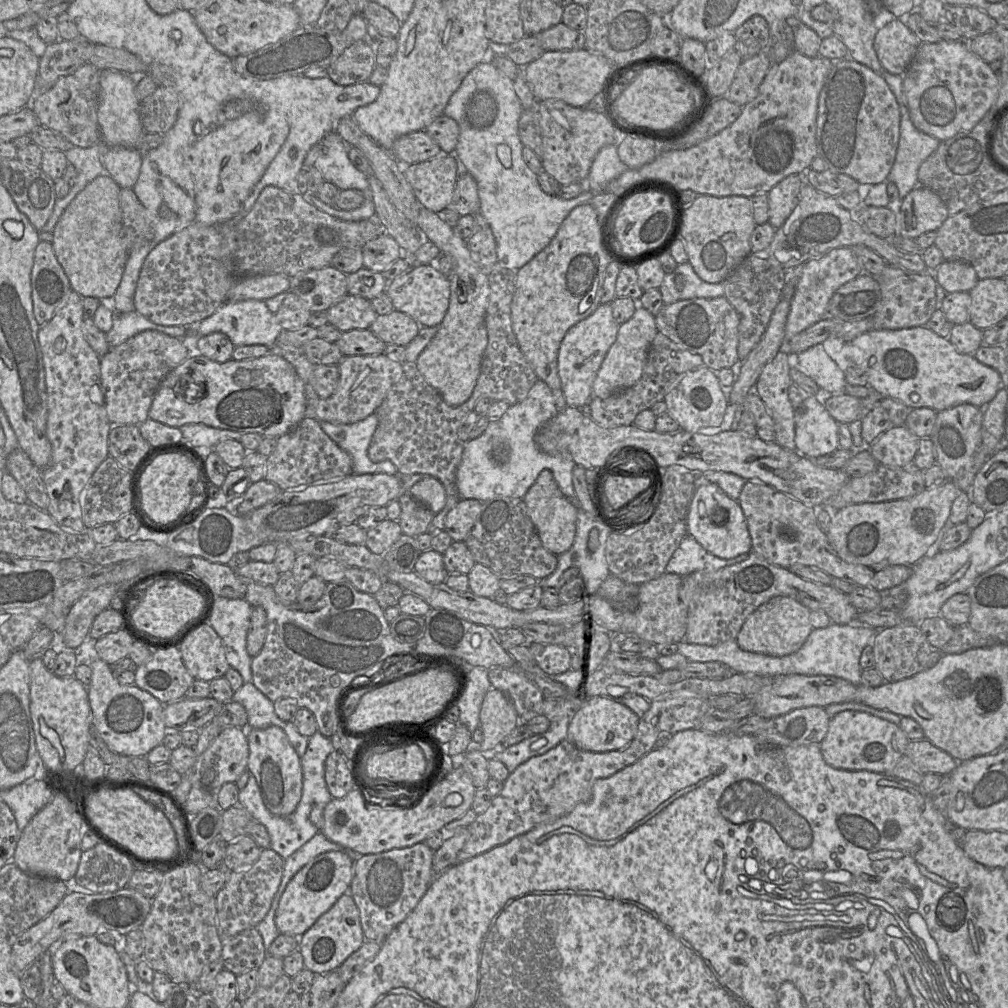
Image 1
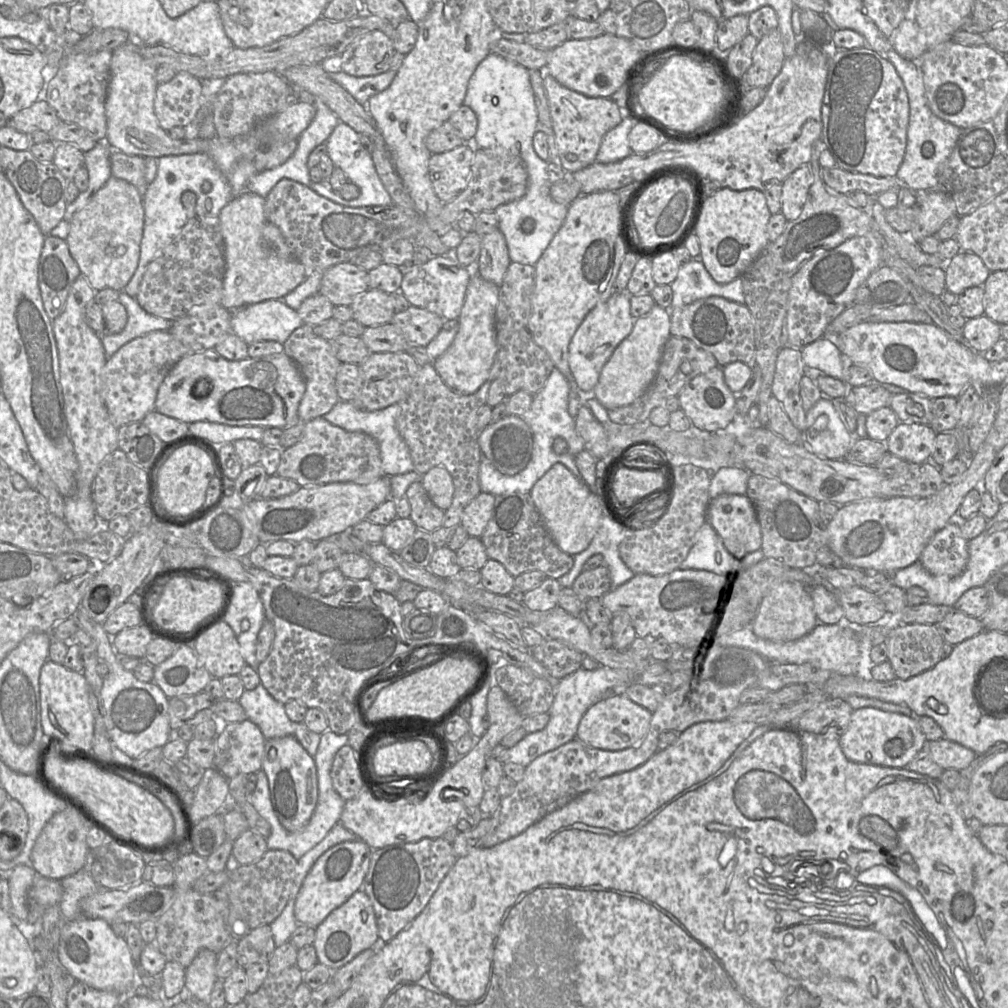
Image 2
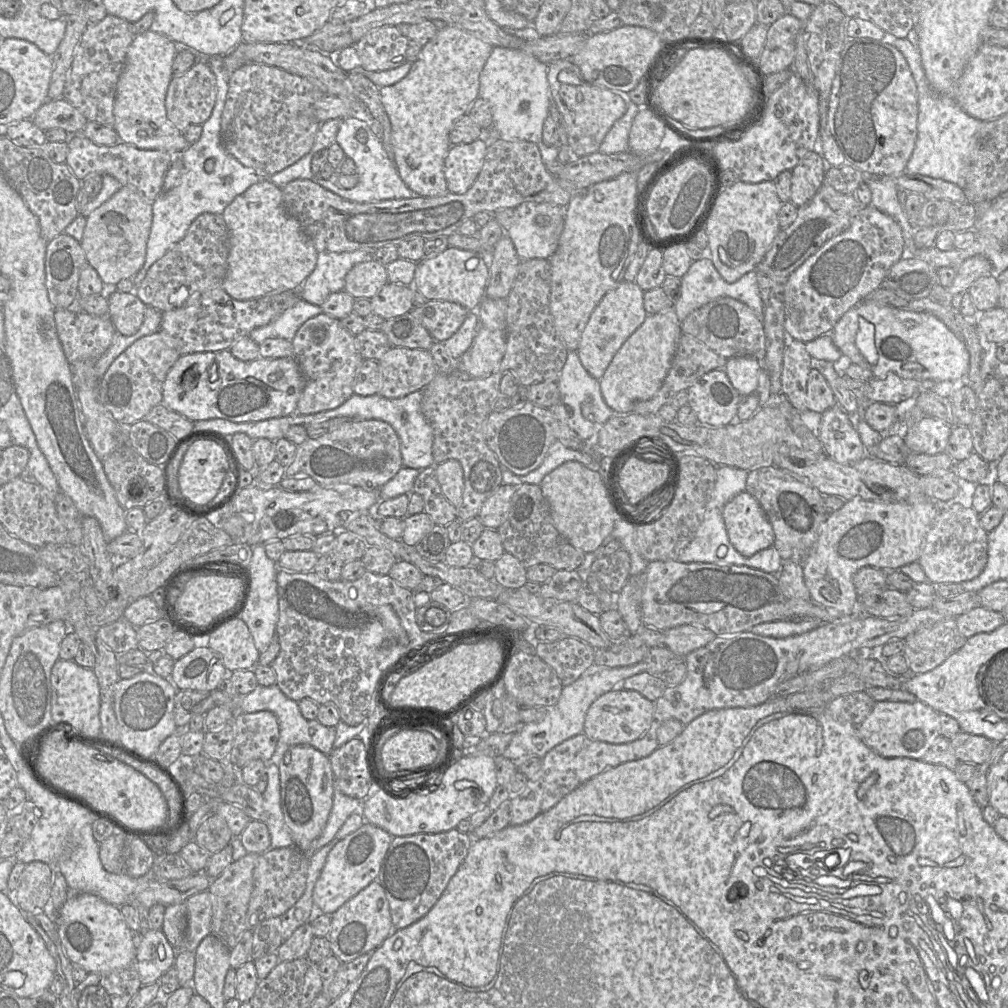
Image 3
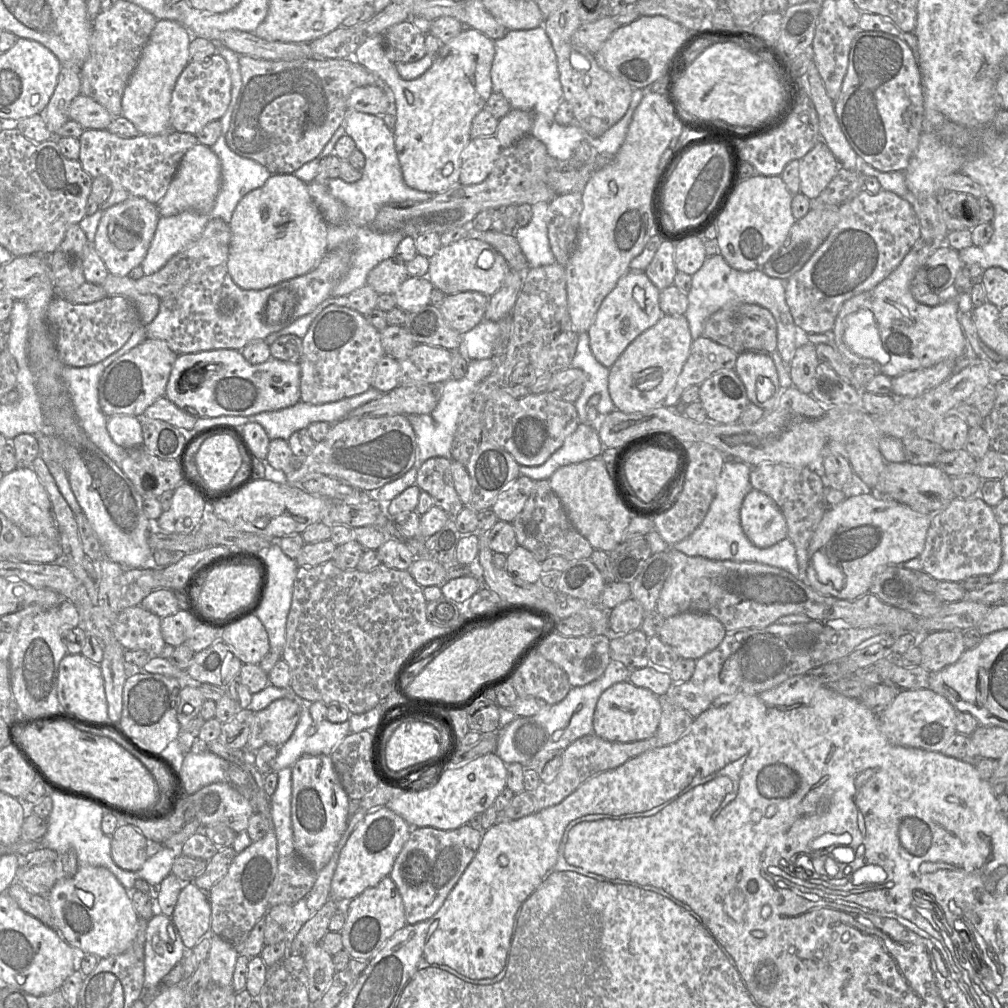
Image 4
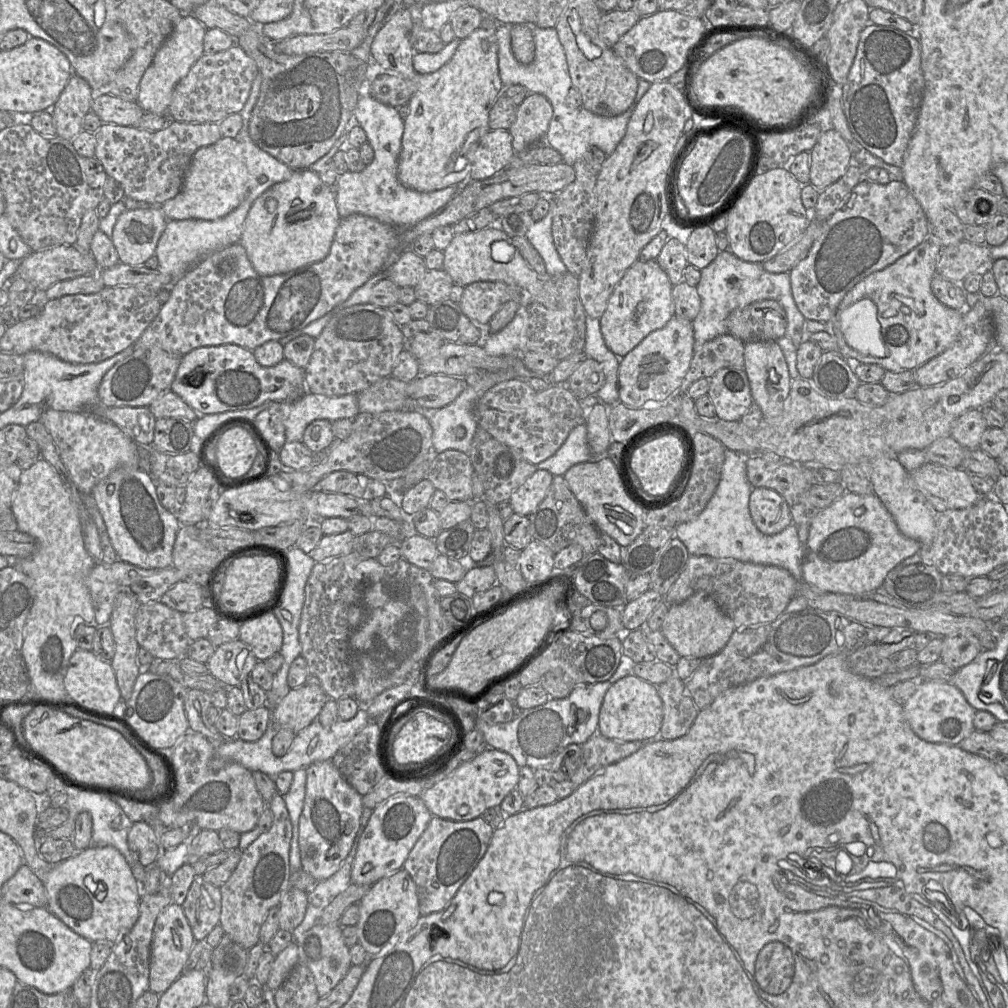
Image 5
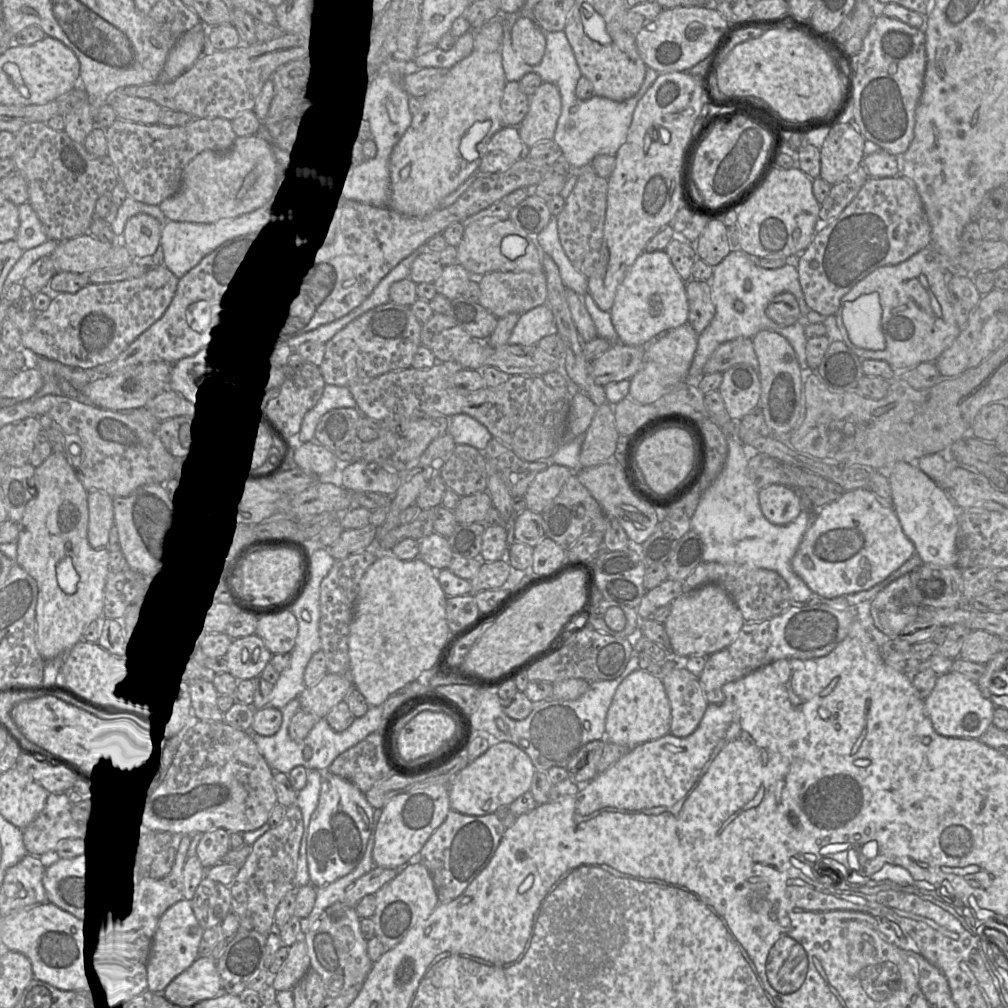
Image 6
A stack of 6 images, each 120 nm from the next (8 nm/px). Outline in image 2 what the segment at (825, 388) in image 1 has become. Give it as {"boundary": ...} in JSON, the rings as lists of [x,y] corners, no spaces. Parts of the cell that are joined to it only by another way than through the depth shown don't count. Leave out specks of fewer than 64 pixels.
{"boundary":[[[821,337],[801,348],[802,360],[806,367],[821,370],[828,376],[844,380],[841,351],[830,340]]]}

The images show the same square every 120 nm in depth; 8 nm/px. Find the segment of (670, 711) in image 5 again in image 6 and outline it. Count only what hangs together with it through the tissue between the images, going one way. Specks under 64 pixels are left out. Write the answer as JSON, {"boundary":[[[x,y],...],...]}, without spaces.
{"boundary":[[[675,668],[662,682],[671,705],[670,734],[692,734],[709,705],[699,678],[686,668]]]}

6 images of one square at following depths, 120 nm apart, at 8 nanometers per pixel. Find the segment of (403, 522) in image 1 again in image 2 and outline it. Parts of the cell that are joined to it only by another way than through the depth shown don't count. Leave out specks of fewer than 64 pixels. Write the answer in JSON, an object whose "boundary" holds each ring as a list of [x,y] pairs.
{"boundary":[[[421,480],[413,482],[404,496],[411,507],[409,518],[418,529],[432,532],[442,526],[445,511],[432,502]]]}

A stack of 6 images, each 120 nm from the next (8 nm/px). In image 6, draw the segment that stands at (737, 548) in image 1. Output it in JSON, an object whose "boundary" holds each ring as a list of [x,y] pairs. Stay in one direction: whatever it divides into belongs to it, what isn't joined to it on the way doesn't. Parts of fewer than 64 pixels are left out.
{"boundary":[[[769,485],[759,490],[759,503],[765,518],[774,525],[787,525],[803,511],[801,498],[789,486]]]}

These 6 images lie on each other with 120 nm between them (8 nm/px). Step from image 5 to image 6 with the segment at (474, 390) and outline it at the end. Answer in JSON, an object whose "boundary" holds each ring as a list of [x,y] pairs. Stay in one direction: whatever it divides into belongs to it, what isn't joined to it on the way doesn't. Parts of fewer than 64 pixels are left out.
{"boundary":[[[467,414],[449,416],[448,421],[447,432],[457,445],[466,444],[483,451],[493,437],[487,427]]]}

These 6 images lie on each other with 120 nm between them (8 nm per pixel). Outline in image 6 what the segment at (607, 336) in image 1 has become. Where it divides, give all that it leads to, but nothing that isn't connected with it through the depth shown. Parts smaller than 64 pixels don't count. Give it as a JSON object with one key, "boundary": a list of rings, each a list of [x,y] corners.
{"boundary":[[[665,250],[641,253],[617,287],[609,310],[618,341],[629,346],[646,346],[667,330],[687,323],[685,285]]]}

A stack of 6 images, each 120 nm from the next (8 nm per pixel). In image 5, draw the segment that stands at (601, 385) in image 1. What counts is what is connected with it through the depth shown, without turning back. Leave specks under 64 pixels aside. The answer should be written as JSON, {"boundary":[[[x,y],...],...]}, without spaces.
{"boundary":[[[673,316],[664,327],[649,333],[635,348],[620,358],[617,383],[621,403],[638,409],[649,401],[665,400],[679,390],[694,353],[691,322]]]}

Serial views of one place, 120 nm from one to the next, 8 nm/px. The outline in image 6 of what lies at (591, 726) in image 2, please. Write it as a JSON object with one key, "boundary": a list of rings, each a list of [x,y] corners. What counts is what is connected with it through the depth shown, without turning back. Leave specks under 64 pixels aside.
{"boundary":[[[637,669],[618,686],[608,709],[605,739],[626,746],[637,746],[670,734],[671,705],[663,682],[645,670]]]}

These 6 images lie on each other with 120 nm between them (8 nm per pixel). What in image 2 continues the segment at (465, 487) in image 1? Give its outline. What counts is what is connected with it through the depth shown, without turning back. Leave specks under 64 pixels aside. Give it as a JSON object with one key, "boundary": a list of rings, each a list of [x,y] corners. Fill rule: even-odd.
{"boundary":[[[554,367],[545,385],[533,395],[530,409],[521,417],[528,424],[533,432],[533,449],[531,458],[526,467],[515,475],[505,475],[497,470],[494,465],[482,455],[479,468],[479,483],[481,492],[487,492],[495,496],[521,492],[530,493],[534,484],[556,463],[563,464],[574,476],[580,477],[579,470],[575,463],[576,455],[585,449],[584,440],[575,430],[574,417],[567,411],[569,395],[569,382],[564,375]],[[556,438],[563,438],[568,451],[557,454],[553,450],[553,442]]]}

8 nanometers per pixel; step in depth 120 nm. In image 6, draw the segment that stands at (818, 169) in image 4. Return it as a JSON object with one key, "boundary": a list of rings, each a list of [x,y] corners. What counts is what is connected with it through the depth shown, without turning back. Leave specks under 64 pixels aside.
{"boundary":[[[854,122],[831,127],[820,148],[820,175],[831,186],[843,180],[862,164],[865,139]]]}

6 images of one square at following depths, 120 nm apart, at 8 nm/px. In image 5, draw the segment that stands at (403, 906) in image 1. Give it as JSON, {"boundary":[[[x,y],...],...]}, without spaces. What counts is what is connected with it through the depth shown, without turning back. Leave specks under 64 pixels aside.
{"boundary":[[[433,816],[403,868],[417,886],[421,916],[443,910],[487,851],[494,829],[483,818],[456,822]]]}

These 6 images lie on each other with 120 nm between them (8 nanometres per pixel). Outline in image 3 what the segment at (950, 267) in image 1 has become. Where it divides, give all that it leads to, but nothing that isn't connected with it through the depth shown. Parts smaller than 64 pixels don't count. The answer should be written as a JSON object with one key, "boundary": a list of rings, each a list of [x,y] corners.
{"boundary":[[[975,255],[969,257],[956,267],[956,276],[947,290],[952,296],[965,293],[980,277],[993,273],[993,266],[985,256]]]}

